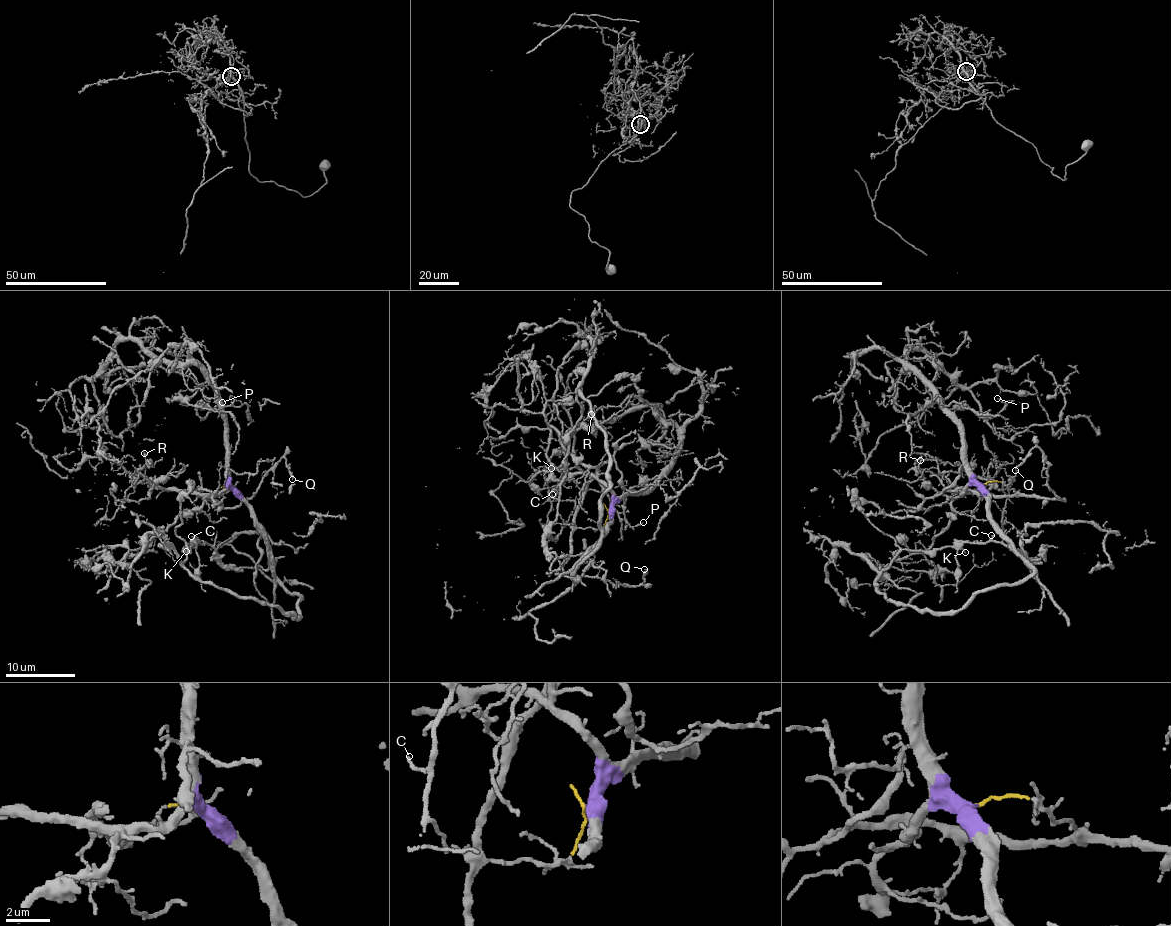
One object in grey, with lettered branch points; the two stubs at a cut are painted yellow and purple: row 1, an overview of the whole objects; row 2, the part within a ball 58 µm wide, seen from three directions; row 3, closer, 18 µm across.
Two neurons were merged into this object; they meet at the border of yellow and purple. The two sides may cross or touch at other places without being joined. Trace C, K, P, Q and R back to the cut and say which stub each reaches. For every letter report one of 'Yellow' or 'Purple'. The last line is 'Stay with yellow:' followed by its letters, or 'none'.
C: Purple
K: Purple
P: Purple
Q: Yellow
R: Purple
Stay with yellow: Q

